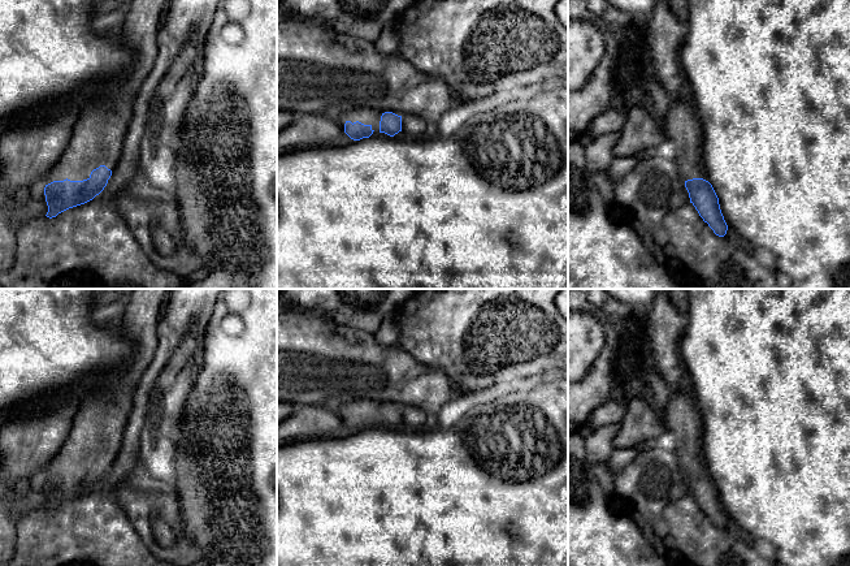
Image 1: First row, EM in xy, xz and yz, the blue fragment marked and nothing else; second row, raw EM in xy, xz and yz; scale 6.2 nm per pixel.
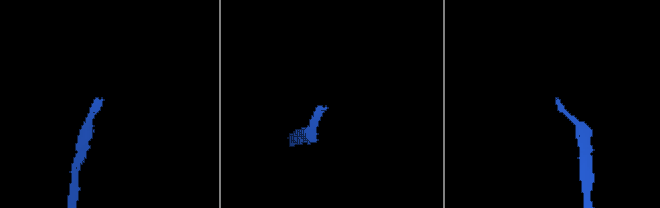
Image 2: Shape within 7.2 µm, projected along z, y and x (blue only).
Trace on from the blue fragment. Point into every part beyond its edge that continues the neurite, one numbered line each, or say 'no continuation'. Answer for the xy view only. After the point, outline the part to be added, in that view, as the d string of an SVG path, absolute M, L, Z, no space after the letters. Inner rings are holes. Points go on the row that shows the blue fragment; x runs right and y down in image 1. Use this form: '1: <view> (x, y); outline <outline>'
1: xy (98, 135); outline M133 0L130 3L130 9L118 36L133 53L131 64L122 75L82 104L71 138L58 163L57 173L60 176L70 181L83 181L90 178L91 172L100 165L105 165L112 170L118 163L127 126L133 118L134 98L152 69L159 52L168 3L169 0Z

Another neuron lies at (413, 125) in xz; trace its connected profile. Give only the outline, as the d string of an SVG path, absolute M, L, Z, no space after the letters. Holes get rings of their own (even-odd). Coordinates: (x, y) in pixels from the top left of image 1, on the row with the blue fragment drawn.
M404 115L402 116L402 130L424 139L431 134L433 128L417 116Z

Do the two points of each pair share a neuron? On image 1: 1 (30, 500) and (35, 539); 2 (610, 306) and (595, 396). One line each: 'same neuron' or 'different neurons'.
1: different neurons
2: different neurons

